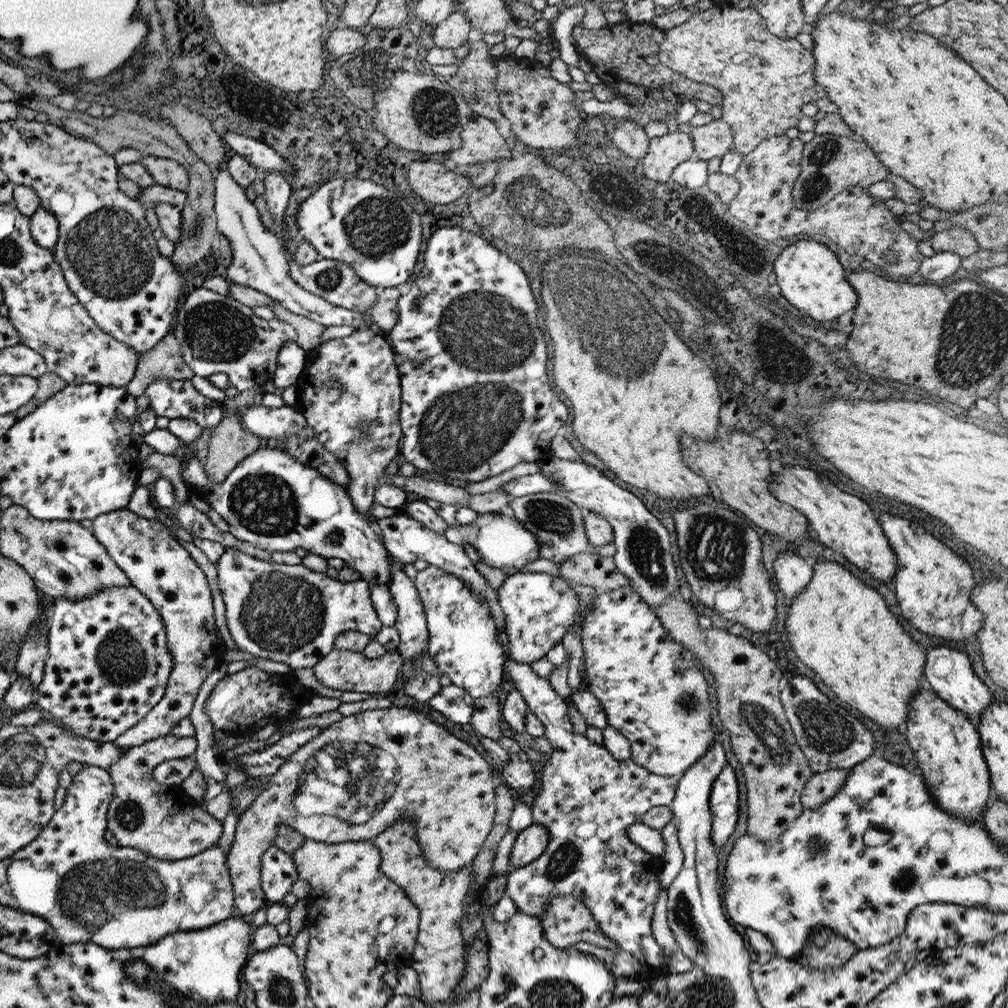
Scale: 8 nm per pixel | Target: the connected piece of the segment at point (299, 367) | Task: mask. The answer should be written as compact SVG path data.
M284 342L277 351L276 369L272 374L274 388L287 388L294 384L307 362L307 352L295 342Z

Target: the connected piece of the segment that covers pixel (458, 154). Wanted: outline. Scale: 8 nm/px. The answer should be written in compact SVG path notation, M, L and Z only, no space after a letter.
M474 116L461 129L460 139L462 143L458 150L446 154L448 159L455 163L458 170L468 164L509 156L505 140L499 136L491 119Z

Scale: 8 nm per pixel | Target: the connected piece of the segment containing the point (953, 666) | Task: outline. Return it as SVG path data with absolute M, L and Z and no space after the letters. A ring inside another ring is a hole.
M943 645L931 646L924 651L922 673L932 691L939 698L942 698L943 702L947 702L949 706L963 711L966 717L973 722L976 722L980 712L991 704L991 694L989 694L987 686L973 673L966 653Z

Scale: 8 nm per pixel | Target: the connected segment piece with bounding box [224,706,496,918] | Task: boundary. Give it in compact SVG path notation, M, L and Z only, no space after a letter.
M389 707L383 709L367 710L358 714L345 716L333 724L329 724L317 733L309 742L294 750L281 766L268 778L266 787L249 803L249 806L240 814L234 828L234 837L230 844L228 853L224 855L228 875L232 884L232 899L235 914L248 918L256 910L266 905L264 894L260 885L261 855L273 845L273 834L280 824L286 824L289 828L302 834L315 842L325 844L337 844L342 842L357 842L361 839L373 839L382 830L390 827L397 819L403 817L416 826L416 839L420 844L425 864L429 868L452 871L467 867L472 864L474 856L479 852L481 845L490 831L494 819L495 806L495 781L491 779L491 771L487 762L473 749L473 747L460 739L457 739L449 731L437 725L428 711L422 713L411 711L405 707Z

